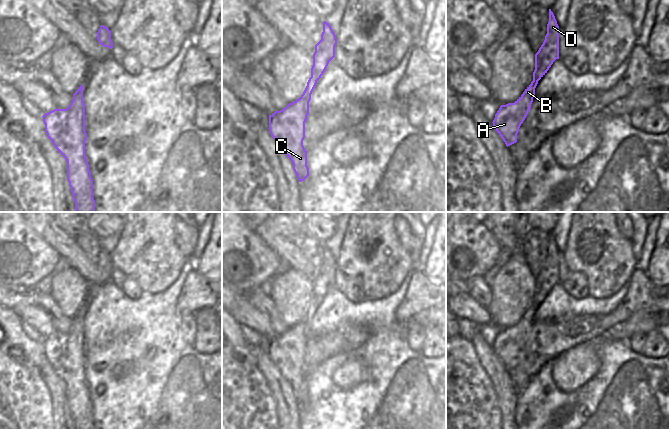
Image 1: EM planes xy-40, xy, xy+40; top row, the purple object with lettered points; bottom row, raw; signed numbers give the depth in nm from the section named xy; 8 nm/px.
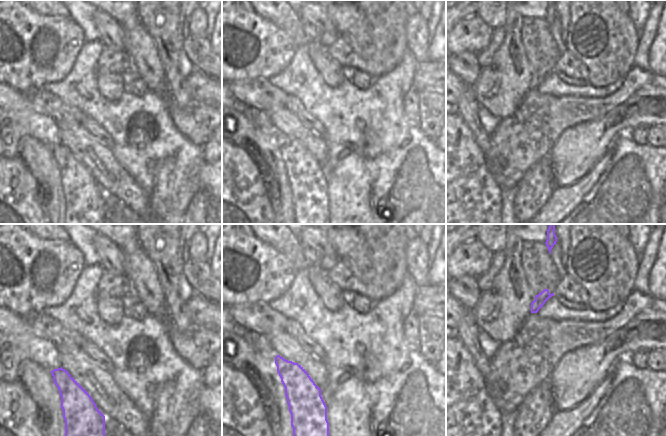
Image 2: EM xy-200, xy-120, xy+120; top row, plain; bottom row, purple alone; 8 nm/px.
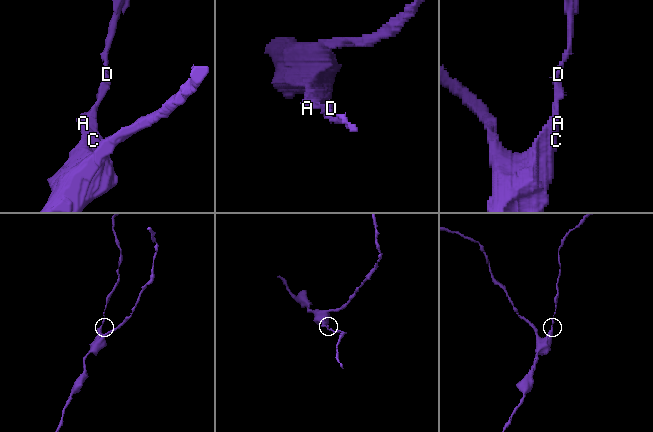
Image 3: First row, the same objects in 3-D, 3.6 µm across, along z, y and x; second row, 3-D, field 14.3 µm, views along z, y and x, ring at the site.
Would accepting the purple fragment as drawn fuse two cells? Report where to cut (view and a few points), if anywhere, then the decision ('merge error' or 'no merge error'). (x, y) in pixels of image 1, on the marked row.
no cut | no merge error

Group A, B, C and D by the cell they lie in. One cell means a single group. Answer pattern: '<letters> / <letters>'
A B C D

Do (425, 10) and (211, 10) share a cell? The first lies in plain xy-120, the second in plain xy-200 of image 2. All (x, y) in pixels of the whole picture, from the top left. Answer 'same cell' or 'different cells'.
different cells

